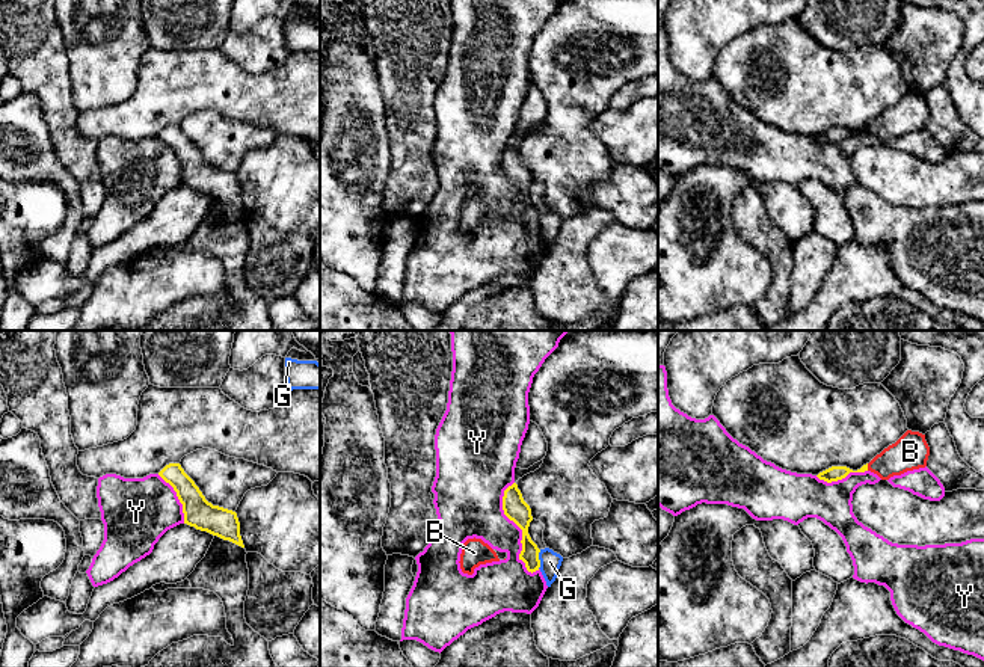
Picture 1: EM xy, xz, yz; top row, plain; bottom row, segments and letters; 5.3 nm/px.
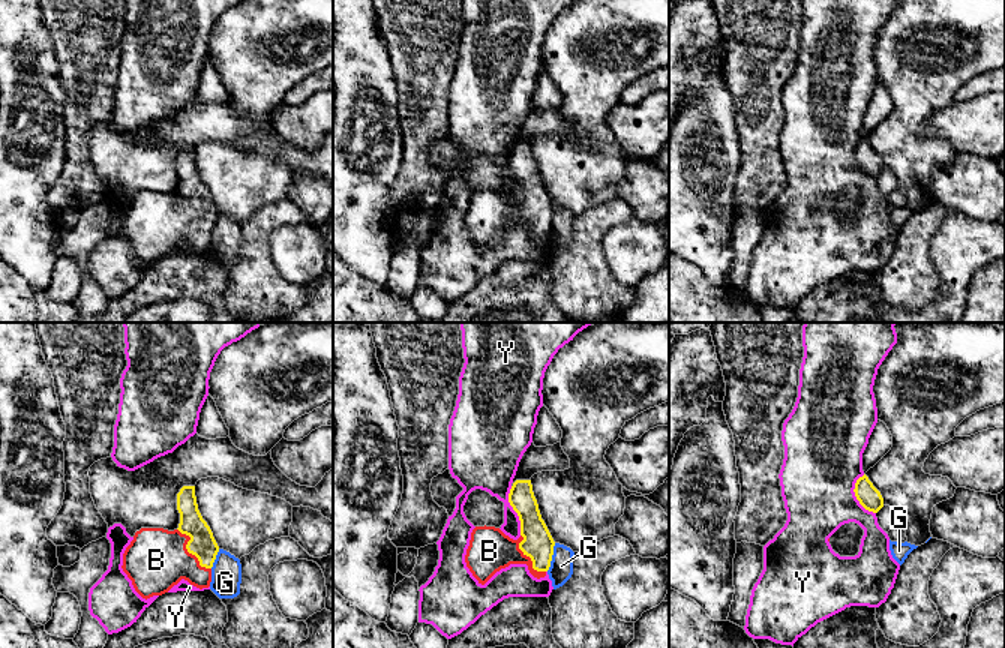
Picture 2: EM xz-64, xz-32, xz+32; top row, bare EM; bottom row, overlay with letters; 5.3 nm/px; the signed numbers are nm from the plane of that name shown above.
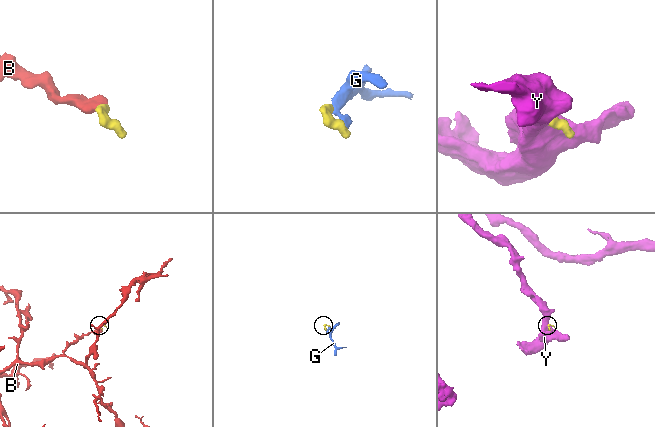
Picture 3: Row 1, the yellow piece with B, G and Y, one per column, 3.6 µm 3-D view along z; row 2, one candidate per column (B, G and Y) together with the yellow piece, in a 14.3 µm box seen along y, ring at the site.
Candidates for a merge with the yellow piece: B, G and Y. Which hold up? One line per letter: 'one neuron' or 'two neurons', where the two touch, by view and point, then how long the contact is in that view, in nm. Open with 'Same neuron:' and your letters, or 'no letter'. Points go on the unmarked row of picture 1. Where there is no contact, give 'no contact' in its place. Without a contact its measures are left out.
Same neuron: B
B: one neuron; meets yellow in yz at (867, 129); contact 40 nm long
G: two neurons; meets yellow in xz at (538, 221); contact 110 nm long
Y: two neurons; meets yellow in xz at (519, 189); contact 500 nm long

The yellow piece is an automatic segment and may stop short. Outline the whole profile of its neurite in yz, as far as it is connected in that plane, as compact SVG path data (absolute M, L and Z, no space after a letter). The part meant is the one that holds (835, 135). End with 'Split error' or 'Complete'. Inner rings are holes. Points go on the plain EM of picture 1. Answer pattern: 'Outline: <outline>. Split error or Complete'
Outline: M907 92L895 106L884 110L860 131L853 133L847 128L832 128L819 134L816 139L832 145L845 140L850 134L871 133L881 142L889 142L893 137L901 137L907 133L925 130L928 118L930 109L925 103L925 97Z. Split error

